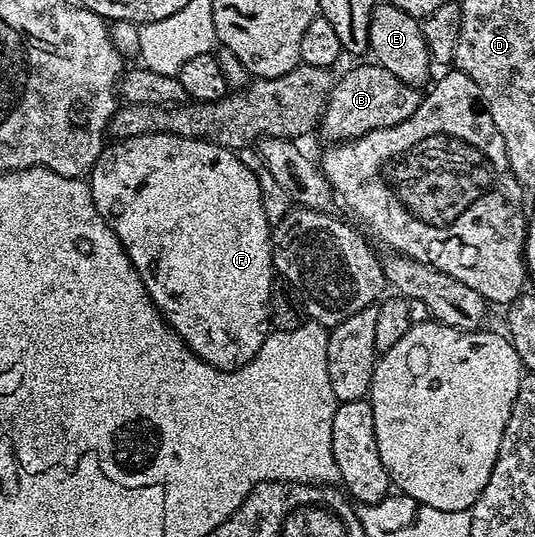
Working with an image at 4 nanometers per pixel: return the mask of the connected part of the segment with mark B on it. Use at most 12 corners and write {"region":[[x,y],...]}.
{"region":[[379,63],[332,87],[321,133],[350,142],[417,110],[418,87]]}

